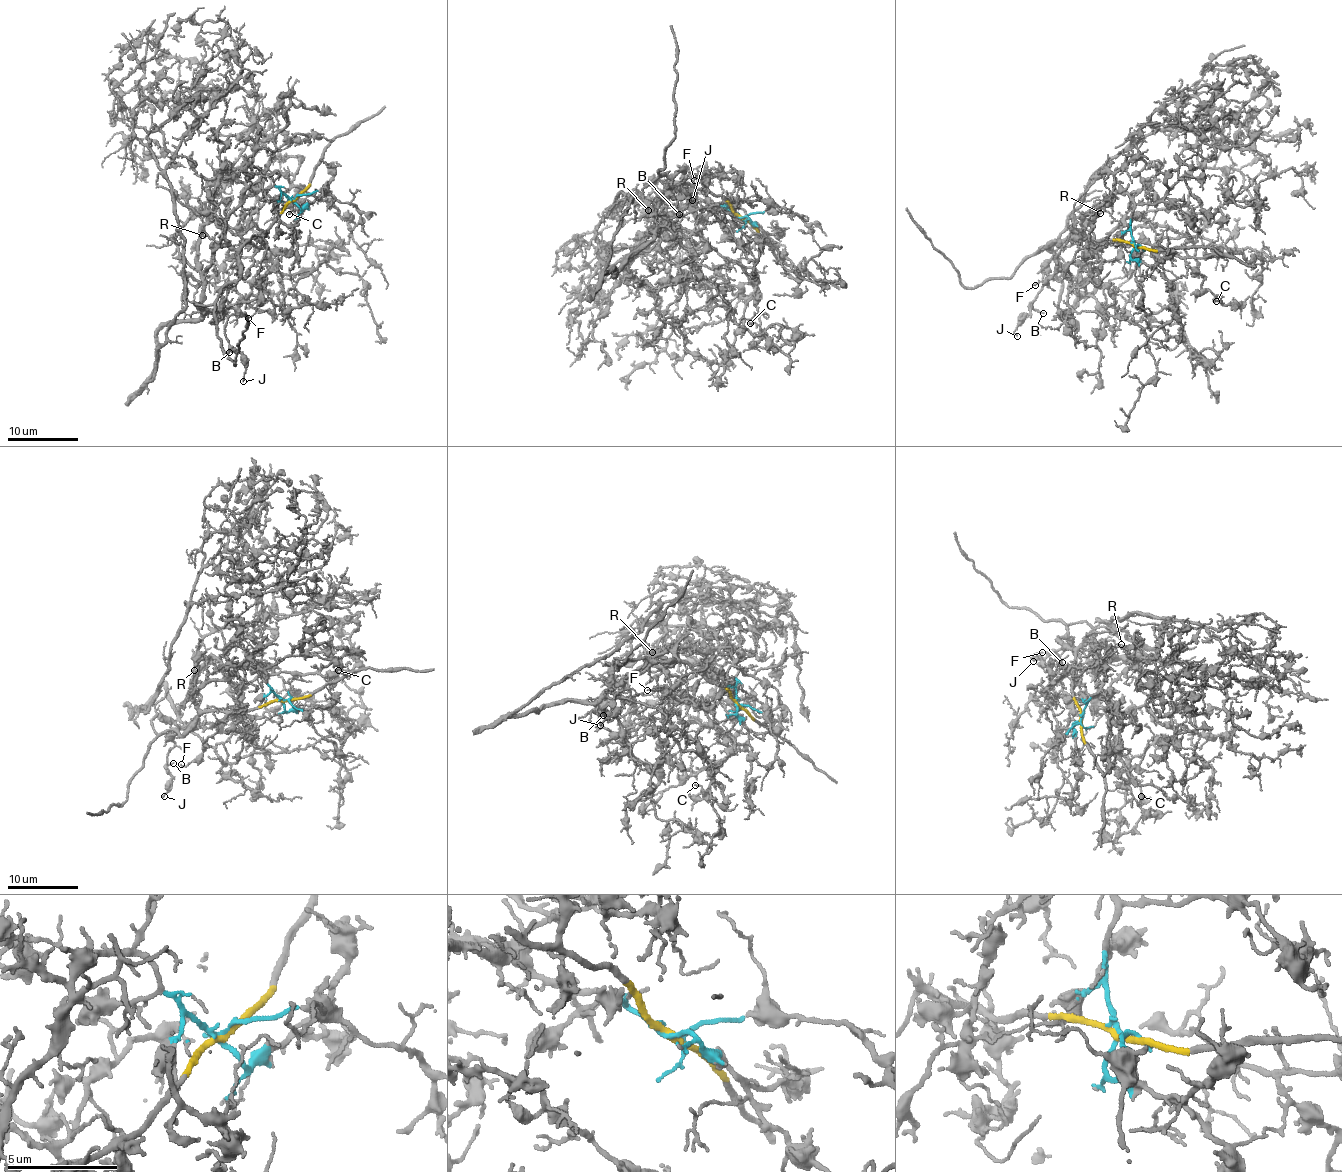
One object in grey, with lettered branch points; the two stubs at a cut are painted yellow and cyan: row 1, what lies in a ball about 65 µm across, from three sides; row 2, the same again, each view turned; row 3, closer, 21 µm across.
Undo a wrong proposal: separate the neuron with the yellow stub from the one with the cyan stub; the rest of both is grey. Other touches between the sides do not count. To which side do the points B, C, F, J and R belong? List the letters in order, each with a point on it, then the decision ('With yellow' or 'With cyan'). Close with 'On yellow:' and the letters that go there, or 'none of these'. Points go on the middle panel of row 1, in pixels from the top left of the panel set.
B: Place: (679, 214). With yellow
C: Place: (750, 323). With cyan
F: Place: (694, 180). With yellow
J: Place: (692, 200). With yellow
R: Place: (648, 210). With cyan
On yellow: B, F, J

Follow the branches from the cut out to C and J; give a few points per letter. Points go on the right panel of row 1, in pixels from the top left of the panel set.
C: (1135, 245), (1133, 204), (1115, 192), (1094, 210), (1094, 272), (1135, 242), (1161, 246), (1216, 301)
J: (1135, 246), (1111, 239), (1096, 240), (1080, 231), (1046, 246), (1053, 250), (1046, 282), (1016, 326), (1016, 337)

